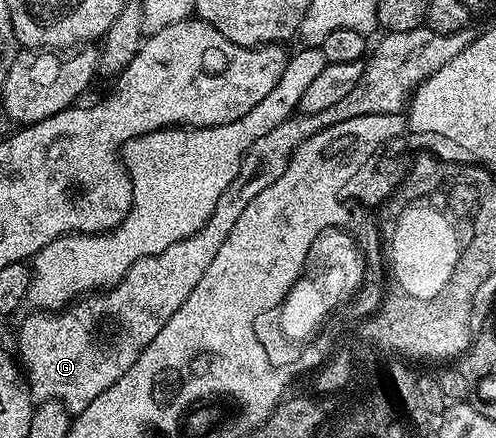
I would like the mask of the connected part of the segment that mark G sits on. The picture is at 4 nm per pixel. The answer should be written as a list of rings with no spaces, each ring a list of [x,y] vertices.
[[[428,27],[385,33],[374,49],[372,46],[363,75],[359,75],[359,83],[355,83],[355,88],[345,98],[339,99],[339,103],[324,111],[298,112],[251,143],[235,179],[231,179],[231,187],[219,195],[219,203],[215,203],[211,219],[207,219],[195,235],[179,243],[171,243],[167,251],[139,259],[119,284],[82,295],[60,312],[30,312],[30,317],[17,333],[16,352],[34,402],[58,401],[69,409],[70,414],[76,415],[82,413],[91,399],[99,399],[99,395],[103,395],[103,391],[107,391],[107,387],[111,387],[111,383],[115,383],[115,379],[123,376],[123,371],[139,359],[147,343],[163,331],[163,323],[183,307],[195,283],[203,279],[203,271],[211,267],[215,251],[219,251],[219,247],[223,247],[223,239],[231,235],[231,227],[235,227],[247,203],[287,171],[287,163],[291,163],[295,151],[304,141],[335,123],[343,123],[359,115],[401,113],[413,90],[435,75],[439,67],[451,63],[451,59],[455,59],[463,47],[470,45],[477,34],[478,30],[473,27],[454,33],[437,33]]]

